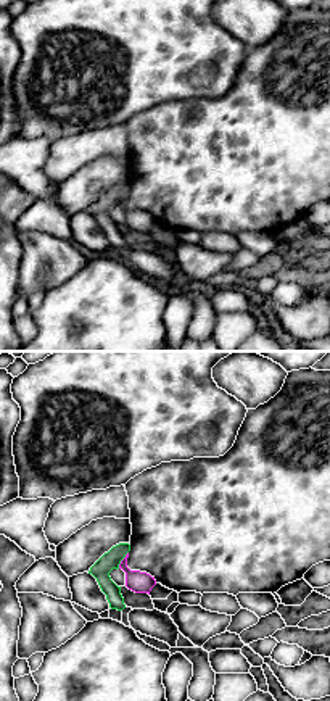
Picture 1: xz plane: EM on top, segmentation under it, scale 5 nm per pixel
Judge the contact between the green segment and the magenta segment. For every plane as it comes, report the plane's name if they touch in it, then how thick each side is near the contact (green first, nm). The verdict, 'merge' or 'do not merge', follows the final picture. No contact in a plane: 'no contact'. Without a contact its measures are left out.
xz | 90/110 nm

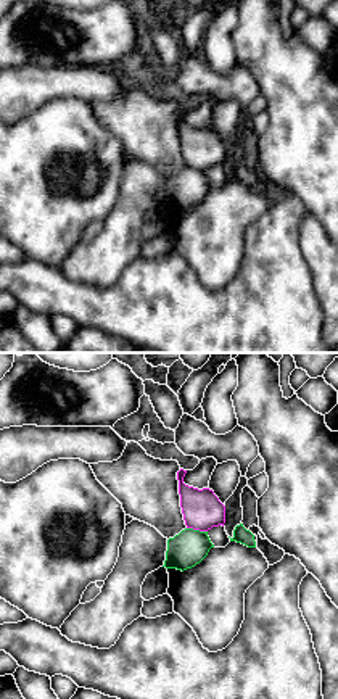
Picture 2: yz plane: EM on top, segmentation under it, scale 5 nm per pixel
yz | 180/200 nm

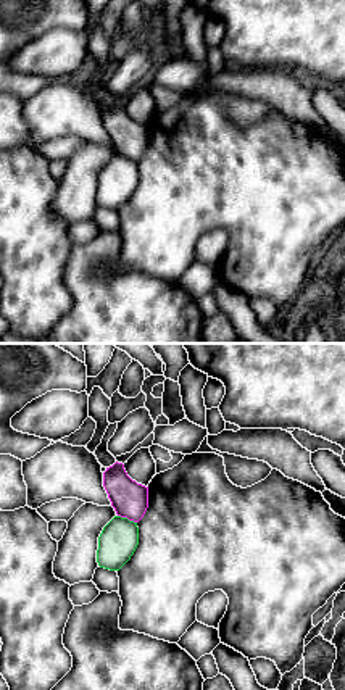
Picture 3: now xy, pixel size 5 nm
xy | 190/180 nm

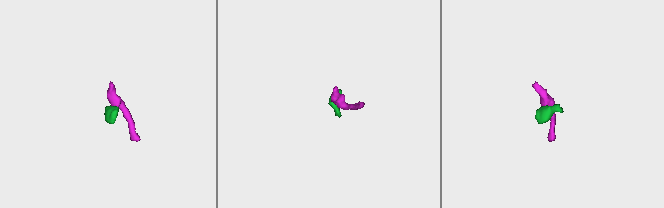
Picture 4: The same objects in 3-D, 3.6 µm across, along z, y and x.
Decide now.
do not merge

